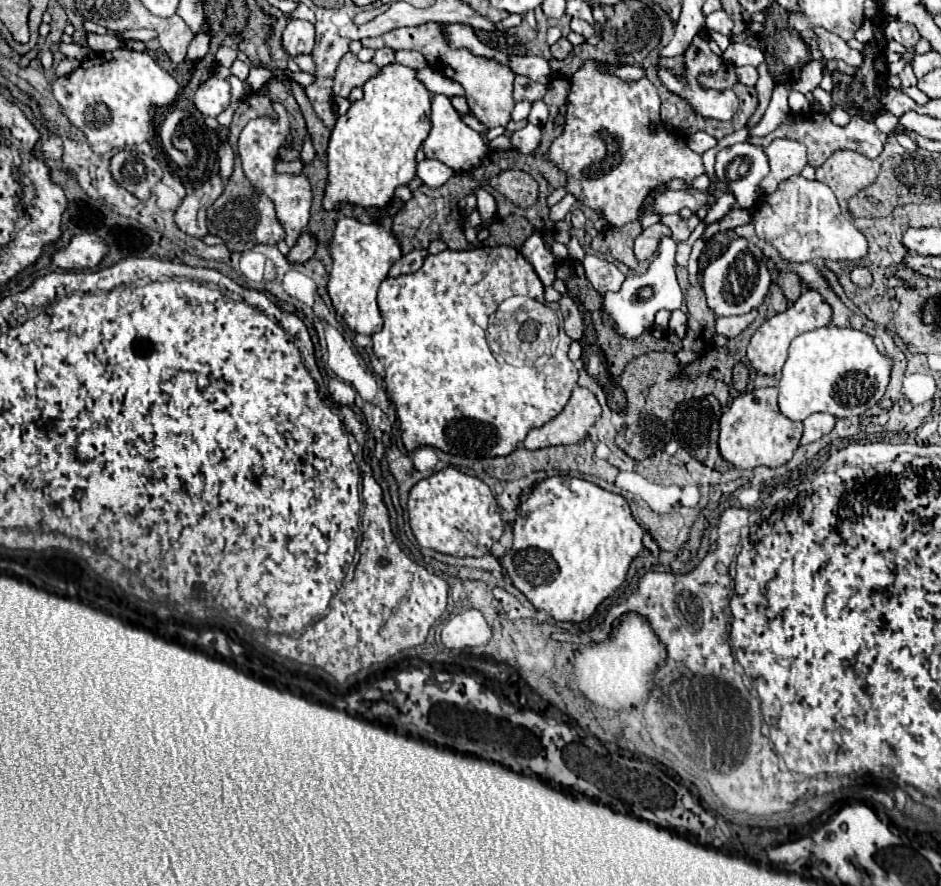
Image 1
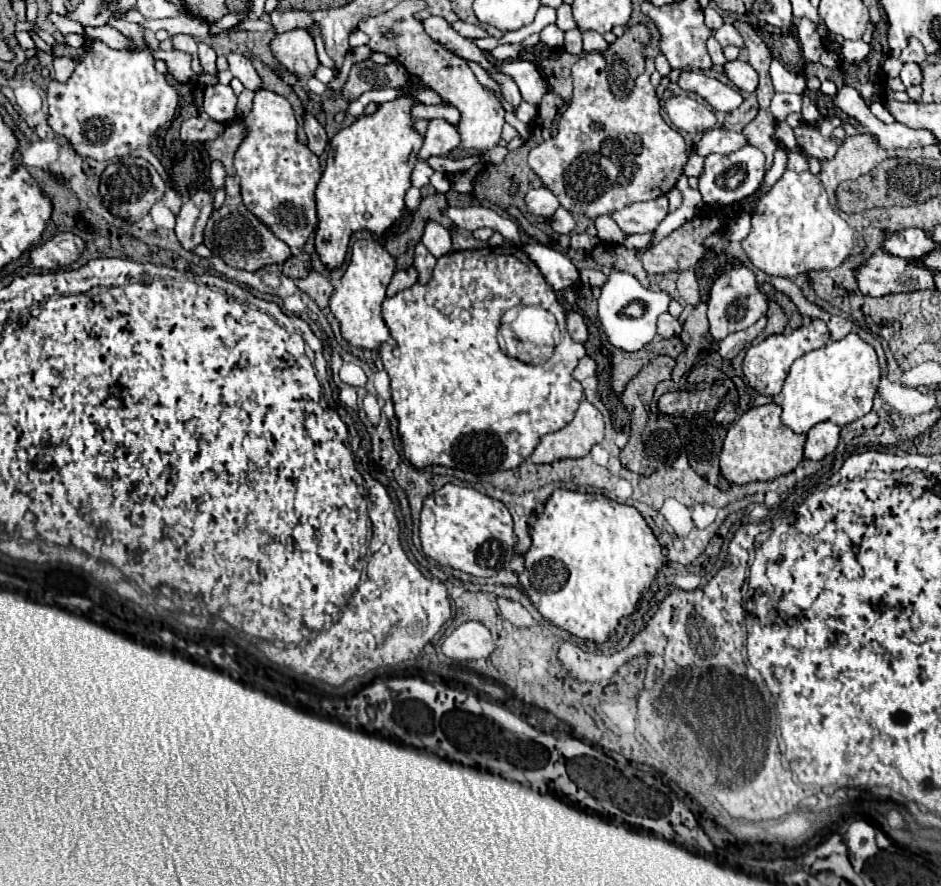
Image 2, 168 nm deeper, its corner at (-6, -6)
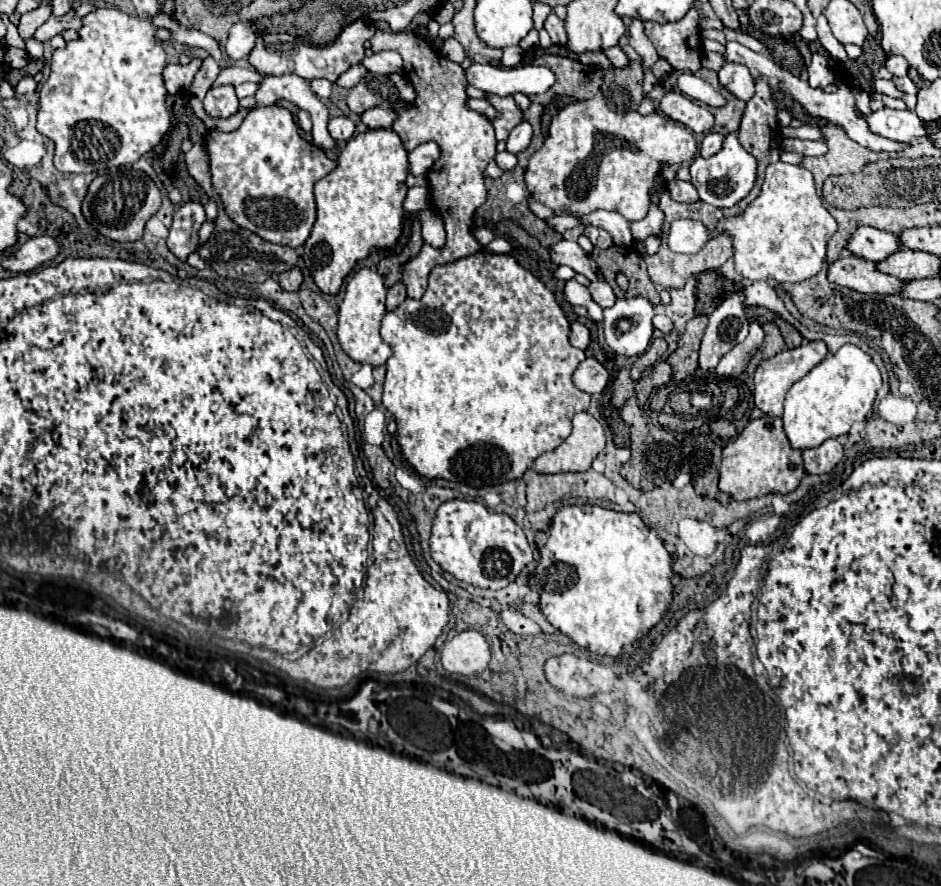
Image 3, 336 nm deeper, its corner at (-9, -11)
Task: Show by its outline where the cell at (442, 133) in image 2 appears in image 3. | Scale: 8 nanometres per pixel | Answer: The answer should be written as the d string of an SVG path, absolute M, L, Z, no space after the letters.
M430 141L424 145L418 145L414 151L408 153L408 171L418 177L418 175L426 175L426 171L434 165L434 161L440 155L440 147Z

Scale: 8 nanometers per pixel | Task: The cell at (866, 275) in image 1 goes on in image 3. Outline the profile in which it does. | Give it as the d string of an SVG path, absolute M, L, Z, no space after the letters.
M846 255L836 259L828 267L828 281L854 289L858 293L882 293L882 295L896 295L902 289L902 281L880 273L876 263L864 261L854 255Z

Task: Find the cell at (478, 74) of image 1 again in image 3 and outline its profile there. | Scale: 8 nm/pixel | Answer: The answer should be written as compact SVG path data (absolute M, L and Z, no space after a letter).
M376 31L372 37L372 51L398 51L404 59L404 77L416 89L416 99L412 103L390 105L396 113L392 129L398 133L406 151L416 149L420 143L436 141L440 145L440 157L426 173L426 181L430 187L430 197L436 207L436 213L444 221L446 229L446 245L436 249L432 245L424 245L420 255L408 261L402 269L402 283L406 285L406 293L410 299L420 299L426 291L428 273L436 265L444 265L472 253L478 253L482 245L472 237L472 215L486 201L484 187L484 169L488 161L496 155L496 137L492 123L476 111L466 107L466 75L458 63L452 63L444 55L436 53L434 47L418 37L412 31Z

